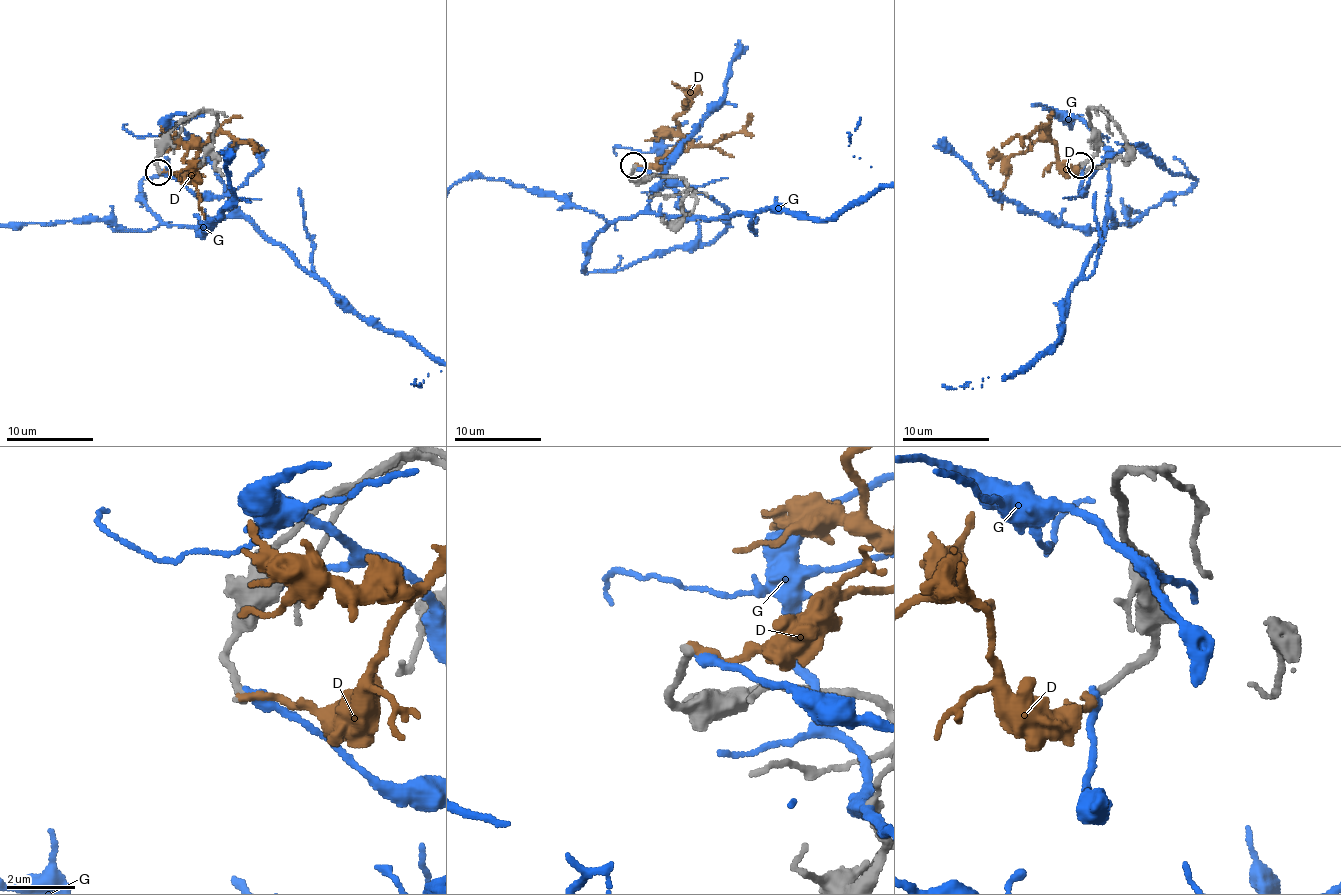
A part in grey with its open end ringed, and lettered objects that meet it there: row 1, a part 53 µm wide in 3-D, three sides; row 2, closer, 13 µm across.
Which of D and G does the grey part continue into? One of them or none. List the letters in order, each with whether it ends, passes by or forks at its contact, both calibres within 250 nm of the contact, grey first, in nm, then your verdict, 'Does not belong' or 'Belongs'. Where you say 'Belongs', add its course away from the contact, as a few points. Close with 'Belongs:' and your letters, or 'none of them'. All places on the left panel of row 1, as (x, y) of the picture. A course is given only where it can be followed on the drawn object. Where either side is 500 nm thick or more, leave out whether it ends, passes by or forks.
D: It ends there. Thickness 260 nm (grey) against 200 nm. Does not belong
G: It ends there. Thickness 280 nm (grey) against 360 nm. Does not belong
Belongs: none of them

